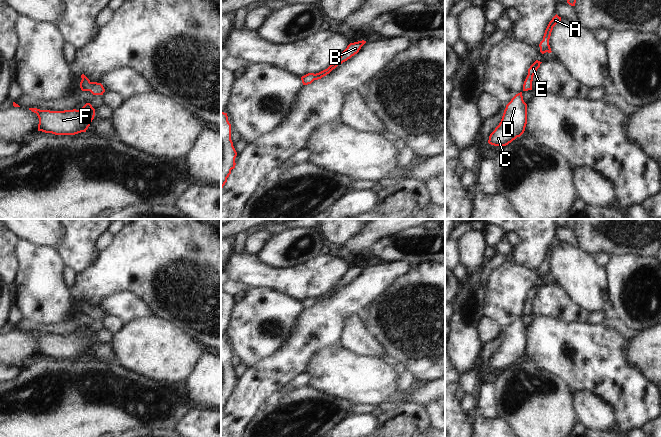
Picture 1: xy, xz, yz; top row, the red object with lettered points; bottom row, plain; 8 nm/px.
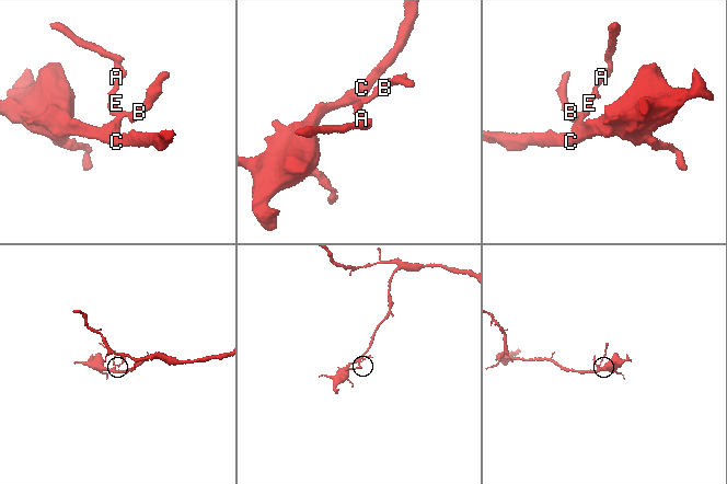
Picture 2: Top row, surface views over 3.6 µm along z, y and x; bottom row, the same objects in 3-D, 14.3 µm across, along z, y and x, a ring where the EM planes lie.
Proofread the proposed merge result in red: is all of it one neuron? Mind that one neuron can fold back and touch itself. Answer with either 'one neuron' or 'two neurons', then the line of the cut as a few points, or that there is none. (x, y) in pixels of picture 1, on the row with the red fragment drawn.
one neuron; no cut

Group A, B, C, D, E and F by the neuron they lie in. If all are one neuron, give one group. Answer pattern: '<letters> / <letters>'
A B C D E F

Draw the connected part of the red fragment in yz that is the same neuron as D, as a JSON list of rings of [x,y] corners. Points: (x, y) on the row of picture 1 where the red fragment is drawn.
[[[520,92],[506,105],[501,122],[490,134],[488,143],[494,146],[506,146],[524,133],[526,124],[527,104]]]

